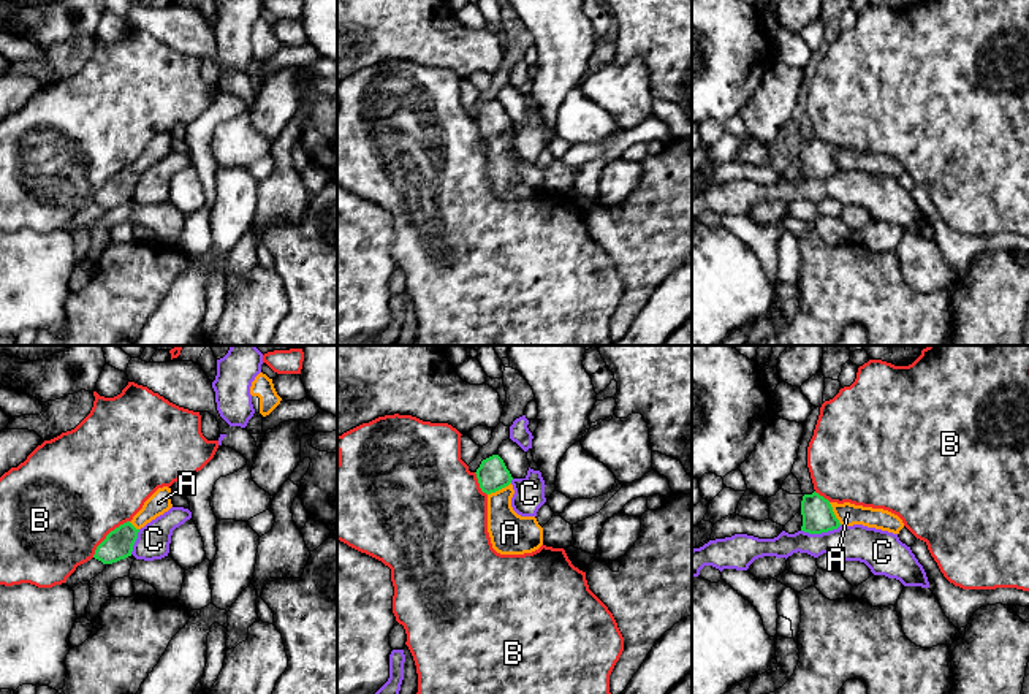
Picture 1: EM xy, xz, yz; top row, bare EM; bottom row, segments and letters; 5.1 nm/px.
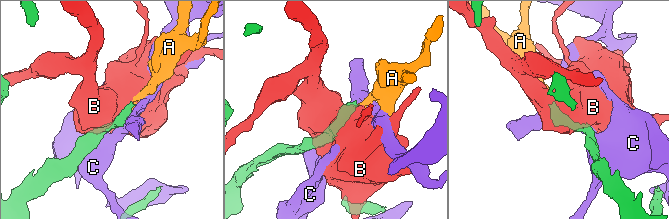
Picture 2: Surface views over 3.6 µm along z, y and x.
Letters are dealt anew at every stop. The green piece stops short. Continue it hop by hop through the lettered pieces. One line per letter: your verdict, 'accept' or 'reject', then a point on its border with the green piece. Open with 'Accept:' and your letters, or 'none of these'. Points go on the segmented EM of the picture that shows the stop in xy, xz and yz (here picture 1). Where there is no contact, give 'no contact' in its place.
Accept: A
A: accept | xz (499, 488)
B: reject | xy (106, 536)
C: reject | yz (820, 533)

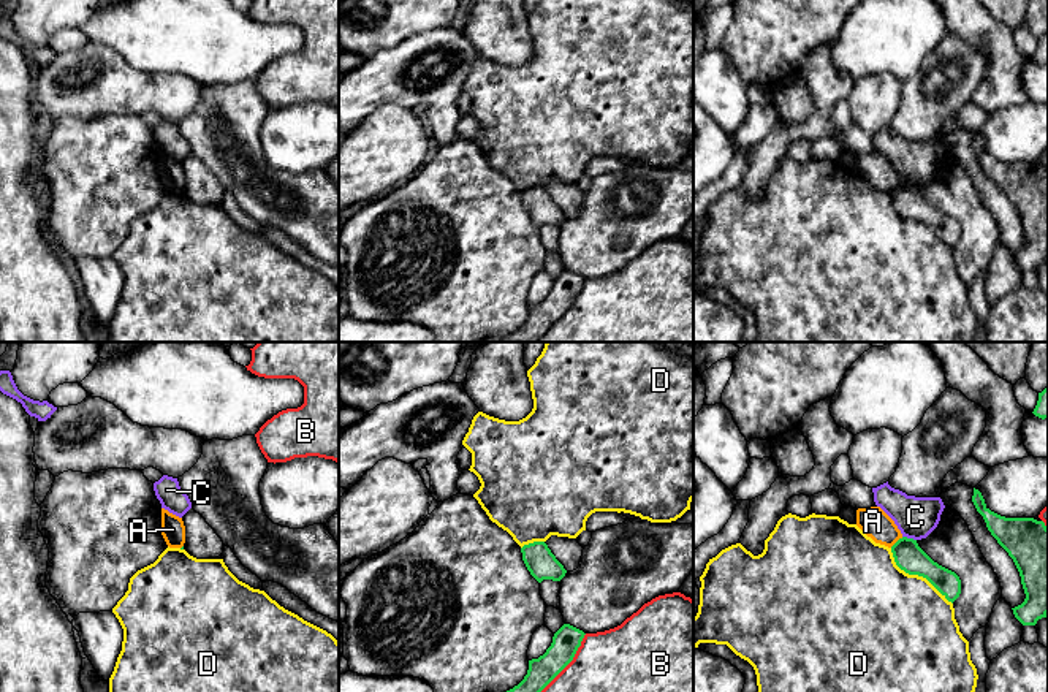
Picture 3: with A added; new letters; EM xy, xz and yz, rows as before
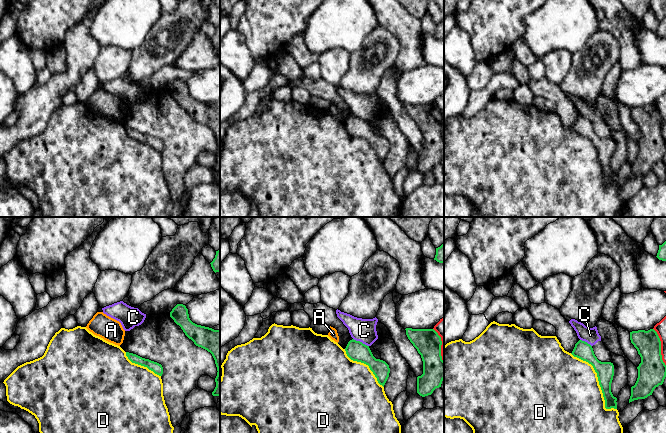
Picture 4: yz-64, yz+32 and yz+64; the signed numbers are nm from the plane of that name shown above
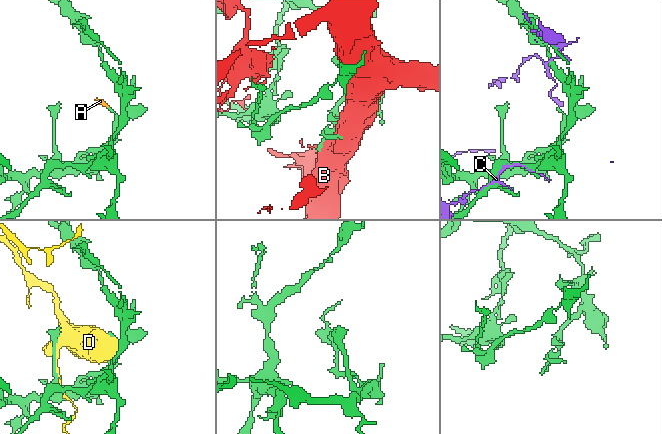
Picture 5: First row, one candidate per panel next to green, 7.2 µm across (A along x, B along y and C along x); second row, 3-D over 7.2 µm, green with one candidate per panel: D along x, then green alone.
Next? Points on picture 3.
Accept: none of these
A: reject | yz (898, 540)
B: reject | xz (569, 662)
C: reject | yz (909, 539)
D: reject | yz (917, 574)

